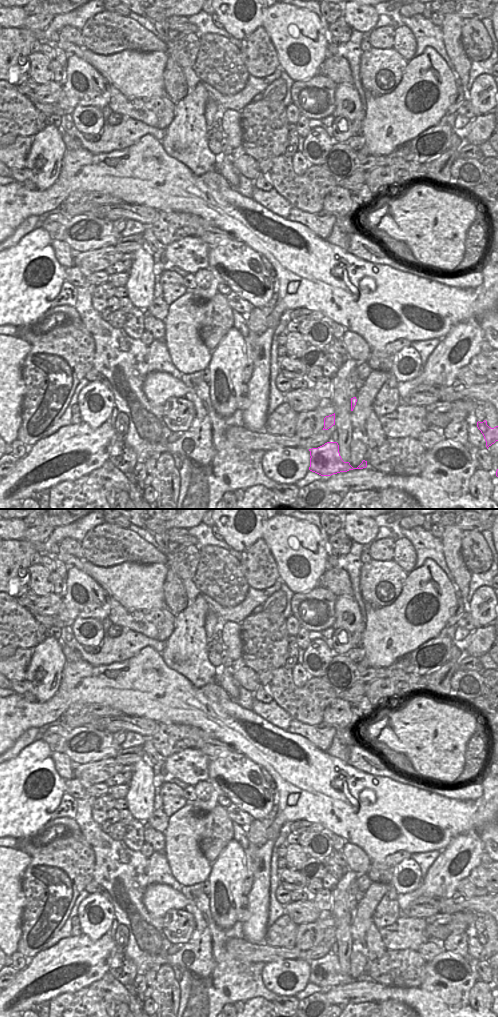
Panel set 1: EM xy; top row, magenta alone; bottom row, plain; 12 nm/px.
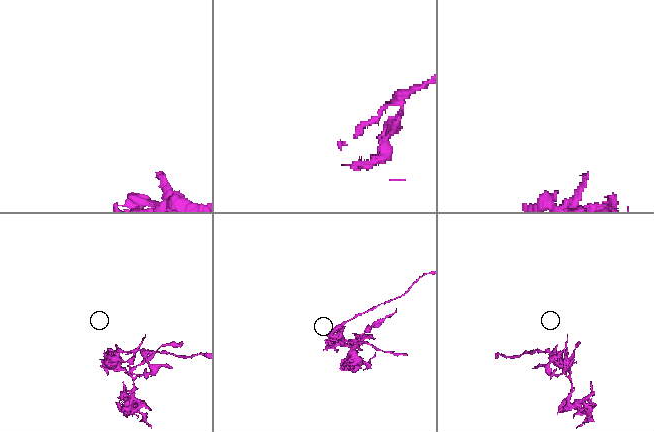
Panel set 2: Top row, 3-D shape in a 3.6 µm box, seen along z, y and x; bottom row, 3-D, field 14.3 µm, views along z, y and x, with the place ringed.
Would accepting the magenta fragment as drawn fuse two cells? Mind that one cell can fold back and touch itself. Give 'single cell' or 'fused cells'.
fused cells

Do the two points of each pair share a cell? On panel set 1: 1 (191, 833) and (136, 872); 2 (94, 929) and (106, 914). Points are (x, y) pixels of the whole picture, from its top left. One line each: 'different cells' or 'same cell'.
1: different cells
2: same cell

